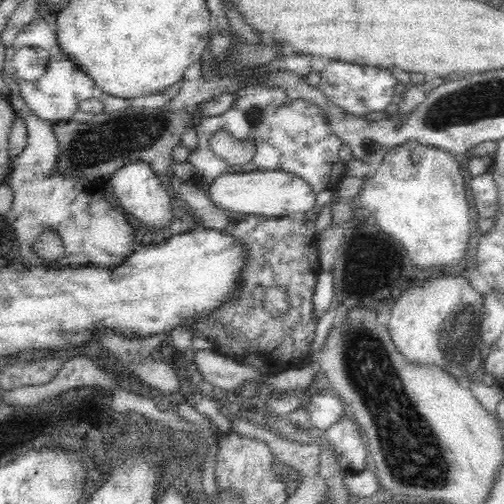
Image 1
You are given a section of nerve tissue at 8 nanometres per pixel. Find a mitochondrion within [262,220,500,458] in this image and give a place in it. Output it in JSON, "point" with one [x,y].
{"point":[465,319]}

